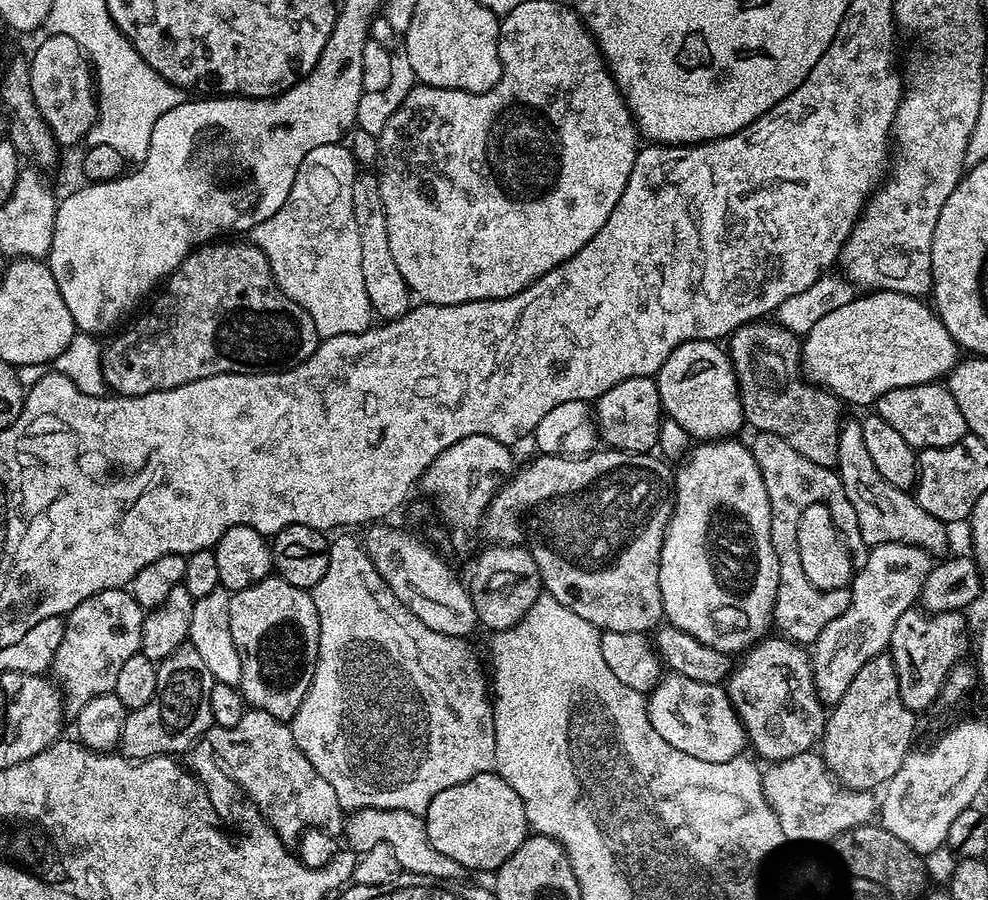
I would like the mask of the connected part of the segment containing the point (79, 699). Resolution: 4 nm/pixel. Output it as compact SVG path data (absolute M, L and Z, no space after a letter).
M124 588L102 590L82 602L78 602L72 610L63 617L64 633L58 642L56 653L52 658L50 676L61 697L62 704L69 713L75 714L90 702L90 698L107 696L112 692L114 682L118 680L118 670L122 670L126 658L134 658L140 652L142 640L142 622L145 609L133 598L131 591Z

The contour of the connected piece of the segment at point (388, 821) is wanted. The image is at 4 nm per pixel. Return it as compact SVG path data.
M358 808L347 813L343 828L344 836L348 839L347 847L357 854L385 844L394 852L394 858L398 858L403 871L439 880L460 880L465 875L466 869L454 862L454 858L446 858L446 854L434 850L424 829L423 819L415 812L389 808Z

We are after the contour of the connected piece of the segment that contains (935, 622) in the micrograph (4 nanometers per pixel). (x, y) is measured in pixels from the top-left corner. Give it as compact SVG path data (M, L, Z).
M913 606L894 622L894 634L890 634L887 651L896 667L902 702L913 714L921 714L940 700L950 670L965 659L964 651L970 648L970 632L968 636L964 615L963 611L925 612Z

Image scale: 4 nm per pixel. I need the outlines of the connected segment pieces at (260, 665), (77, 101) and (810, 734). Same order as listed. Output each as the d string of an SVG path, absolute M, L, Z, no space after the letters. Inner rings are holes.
M269 574L246 590L238 590L229 595L230 638L234 640L234 650L242 662L242 674L238 685L244 703L249 709L257 708L270 714L276 720L291 721L292 716L302 704L306 690L312 681L318 654L318 614L314 610L311 591L294 586L282 577Z
M45 35L45 40L30 56L28 73L34 90L34 102L54 134L57 145L76 144L87 137L96 121L94 72L83 50L69 36Z
M772 634L753 644L735 661L726 679L726 691L744 724L747 743L757 757L765 756L765 761L811 752L823 737L826 705L816 692L809 649L795 640Z

